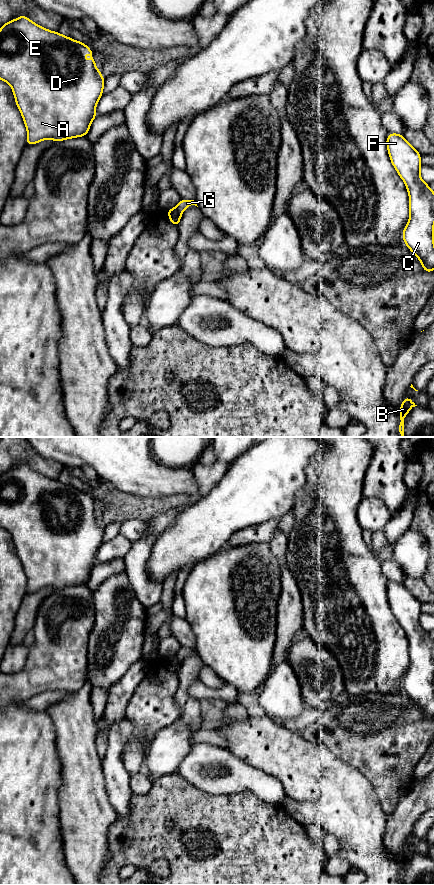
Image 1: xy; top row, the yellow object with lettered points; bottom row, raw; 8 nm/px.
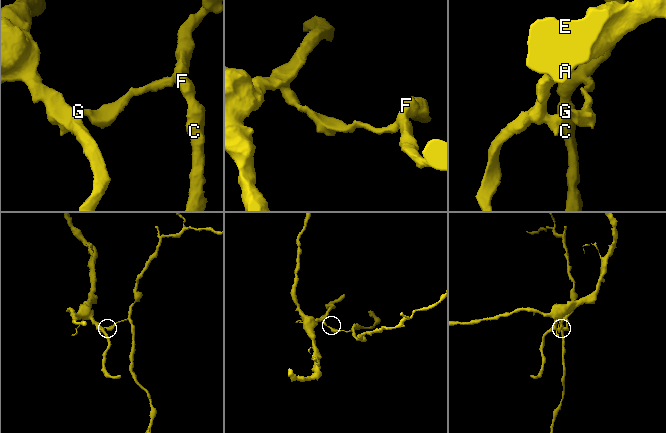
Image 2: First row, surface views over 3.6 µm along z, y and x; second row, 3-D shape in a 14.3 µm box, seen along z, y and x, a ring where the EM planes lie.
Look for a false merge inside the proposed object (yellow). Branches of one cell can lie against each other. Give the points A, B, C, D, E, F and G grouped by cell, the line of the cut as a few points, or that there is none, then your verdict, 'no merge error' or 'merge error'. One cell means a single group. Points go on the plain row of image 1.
A D E / B C F G | xy (175, 655), (180, 663) | merge error

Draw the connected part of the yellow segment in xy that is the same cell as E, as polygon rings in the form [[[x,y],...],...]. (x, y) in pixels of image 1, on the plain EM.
[[[22,463],[0,477],[0,528],[8,531],[13,539],[27,577],[26,593],[50,587],[56,590],[86,584],[96,566],[95,556],[102,545],[105,527],[95,511],[95,501],[85,491],[50,479]]]

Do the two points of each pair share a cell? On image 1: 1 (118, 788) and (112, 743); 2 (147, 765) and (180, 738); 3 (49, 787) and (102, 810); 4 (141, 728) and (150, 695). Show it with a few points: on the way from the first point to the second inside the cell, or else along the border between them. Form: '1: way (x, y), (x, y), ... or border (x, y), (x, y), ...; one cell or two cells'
1: way (116, 777), (114, 772), (114, 754); one cell
2: way (155, 762), (172, 745); one cell
3: border (61, 767), (61, 785), (58, 790), (59, 813); two cells
4: way (147, 720), (150, 703); one cell

